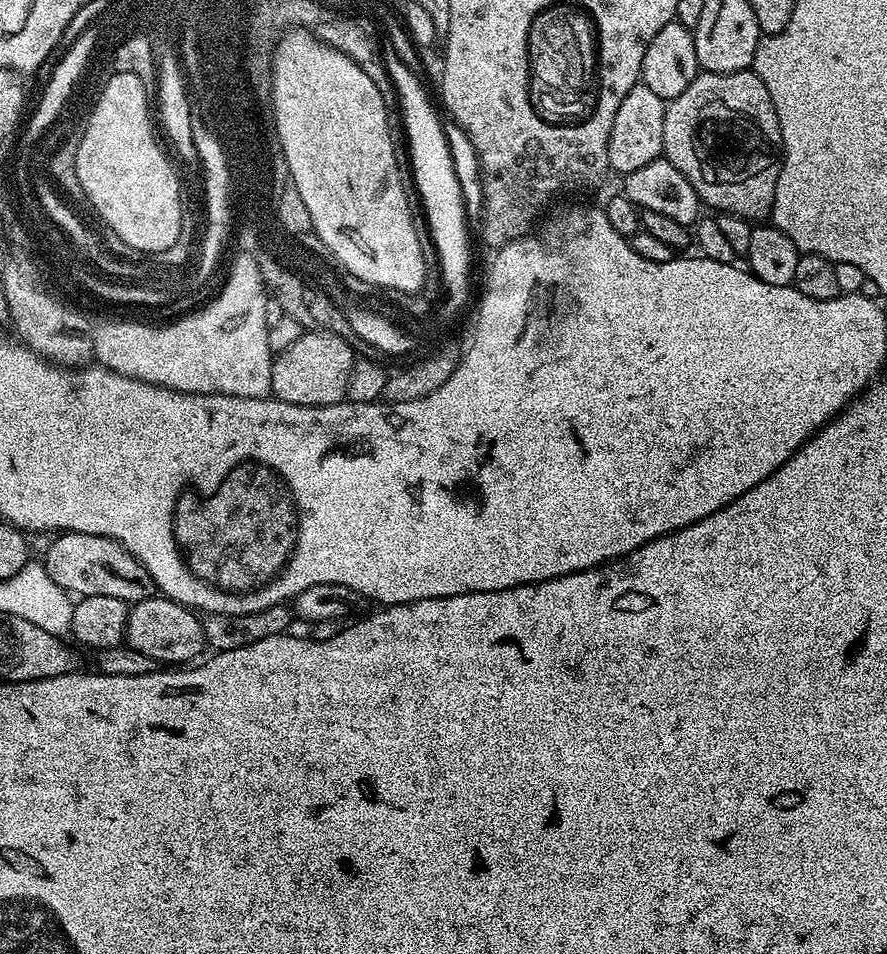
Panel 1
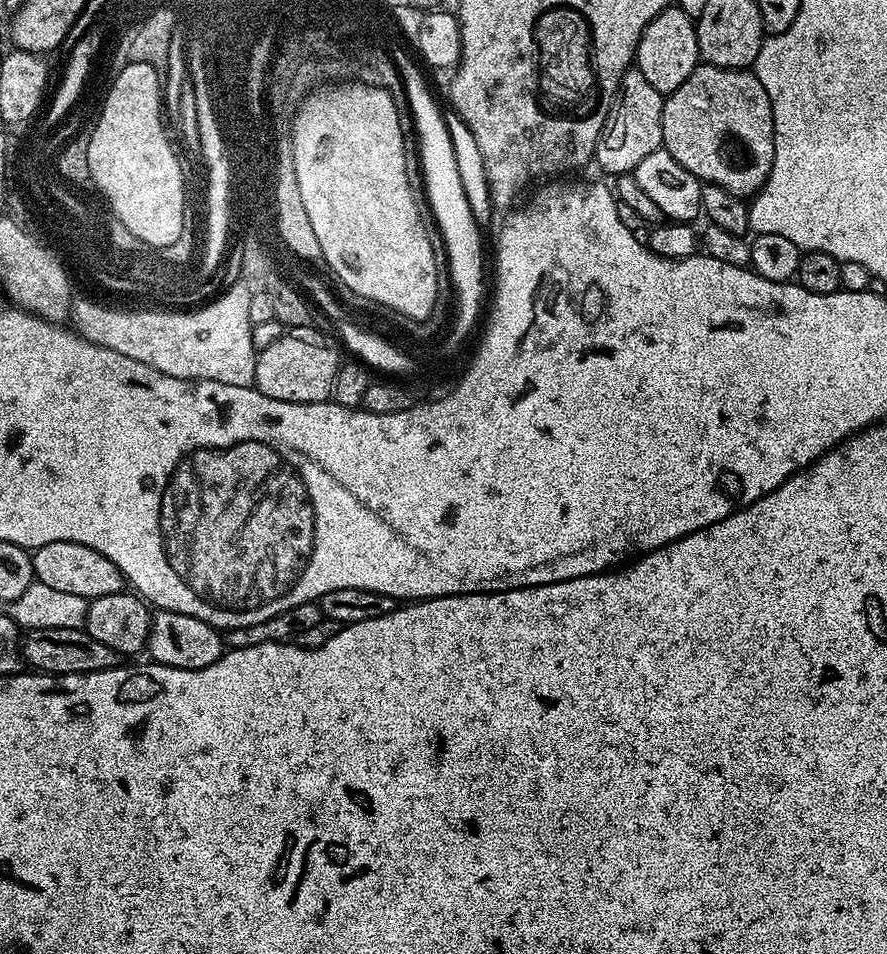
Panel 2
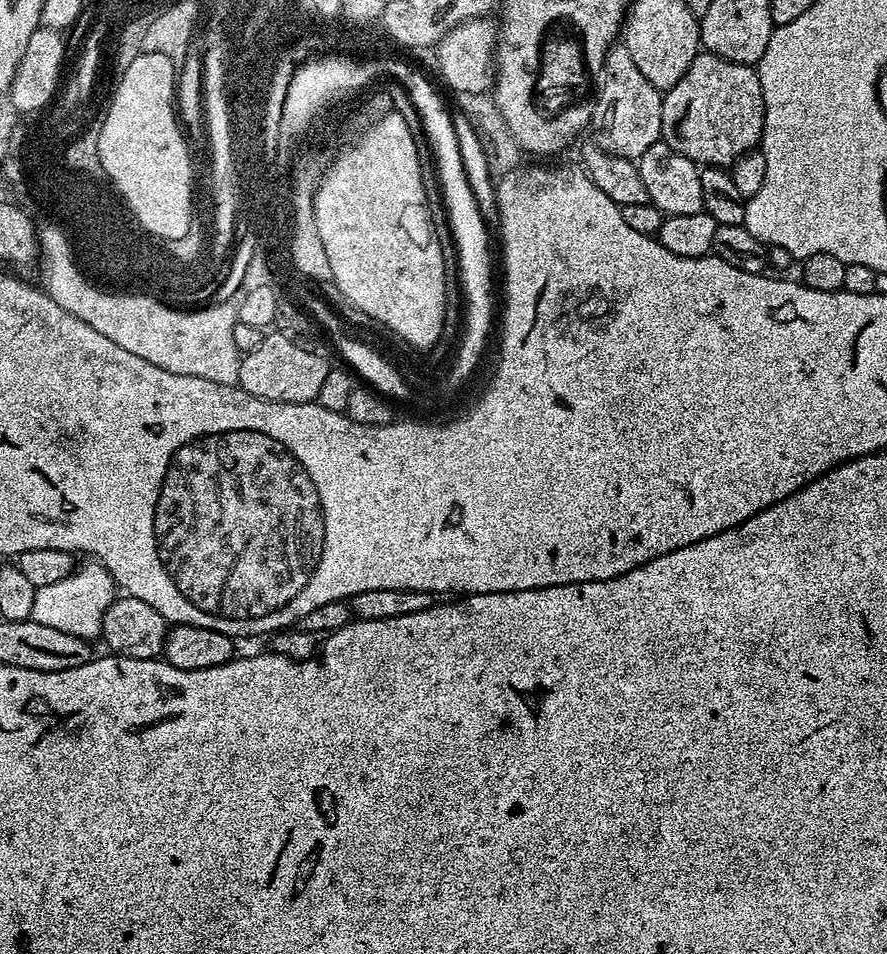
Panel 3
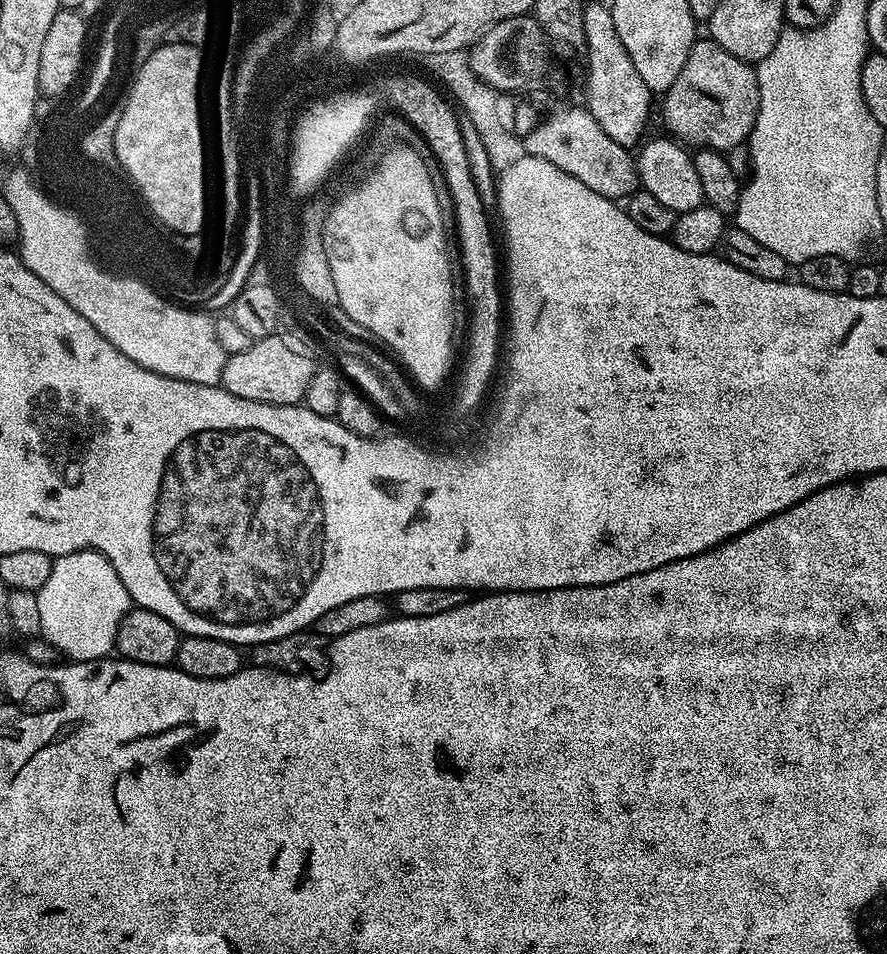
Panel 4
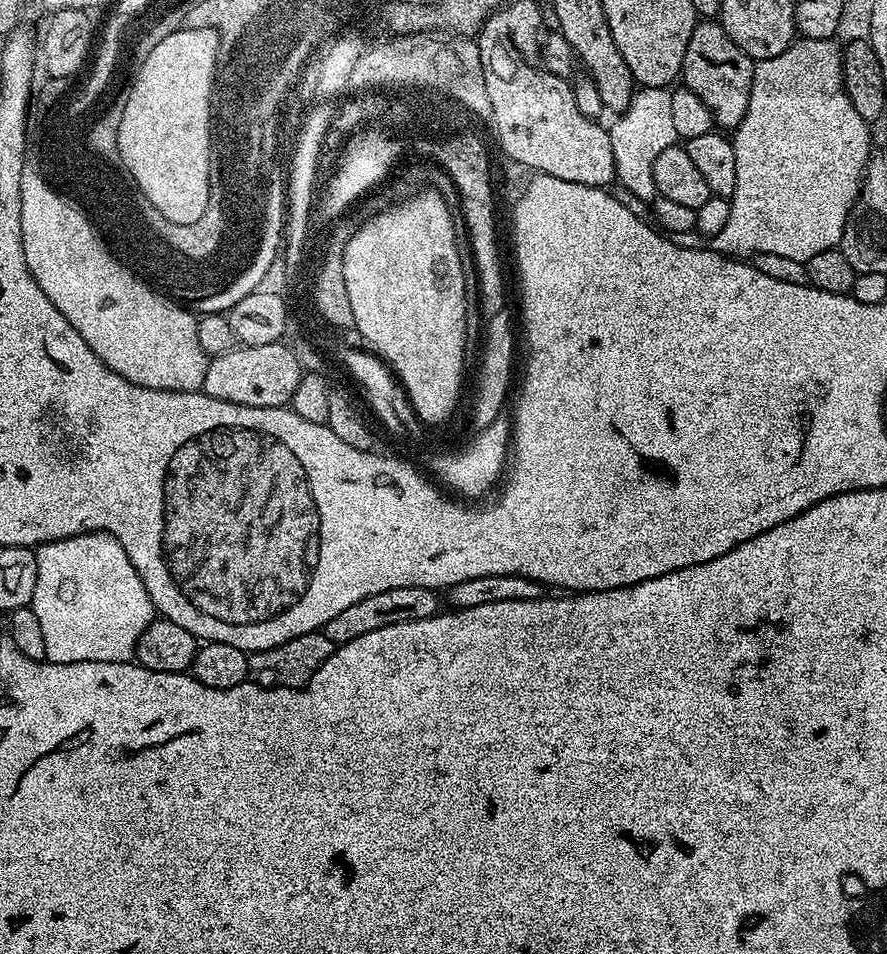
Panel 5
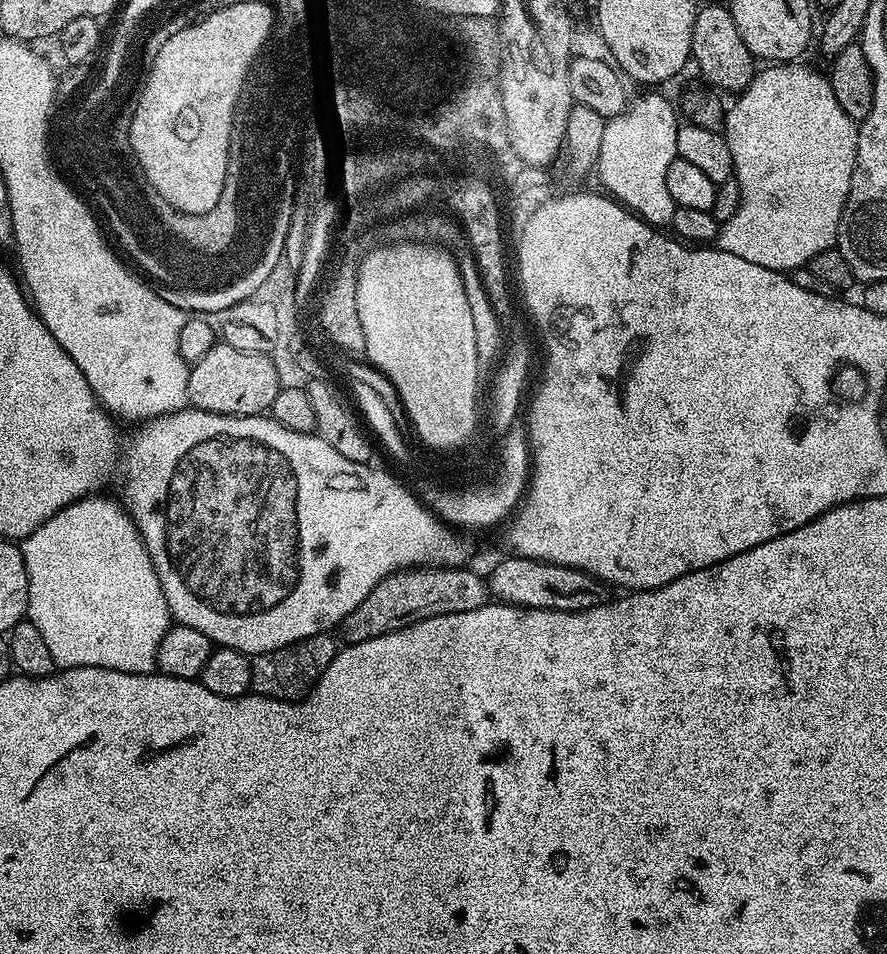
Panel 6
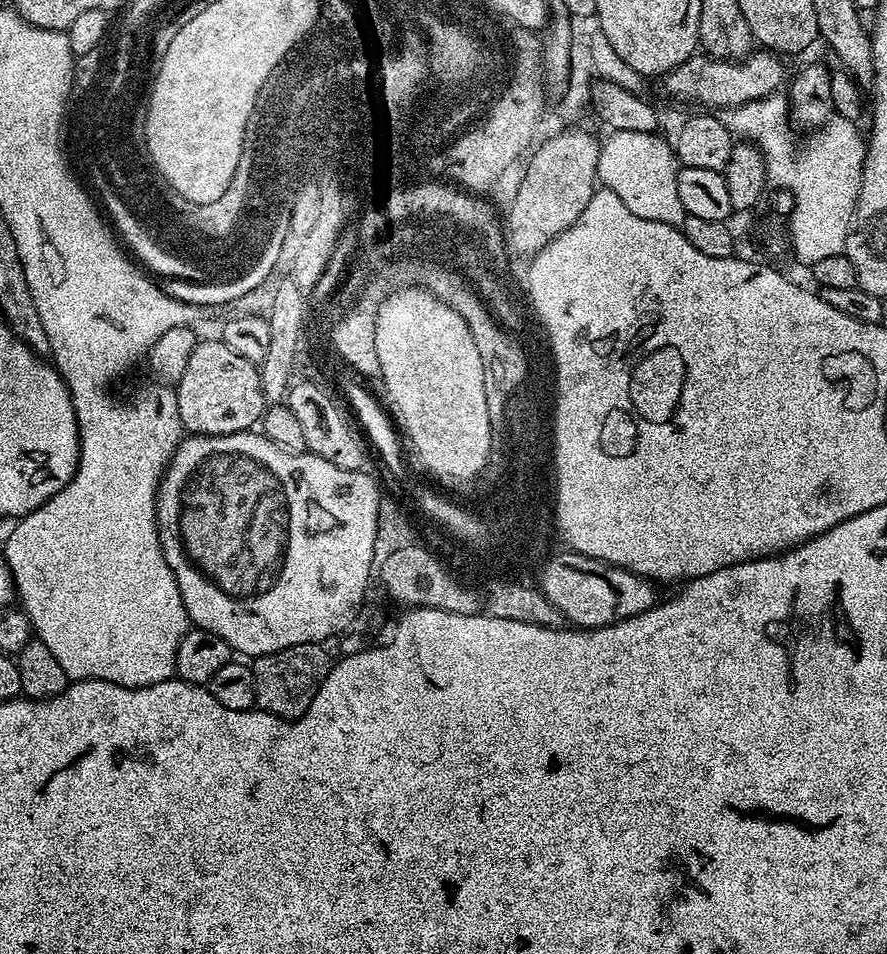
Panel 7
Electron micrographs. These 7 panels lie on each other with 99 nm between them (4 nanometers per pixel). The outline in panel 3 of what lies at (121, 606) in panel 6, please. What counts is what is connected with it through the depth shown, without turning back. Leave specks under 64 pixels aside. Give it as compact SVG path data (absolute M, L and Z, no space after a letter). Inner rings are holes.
M84 563L66 578L62 578L62 582L54 582L54 586L36 589L31 619L42 622L42 626L54 626L54 630L66 630L66 634L74 634L78 638L92 642L100 636L102 618L118 595L118 585L103 564Z

